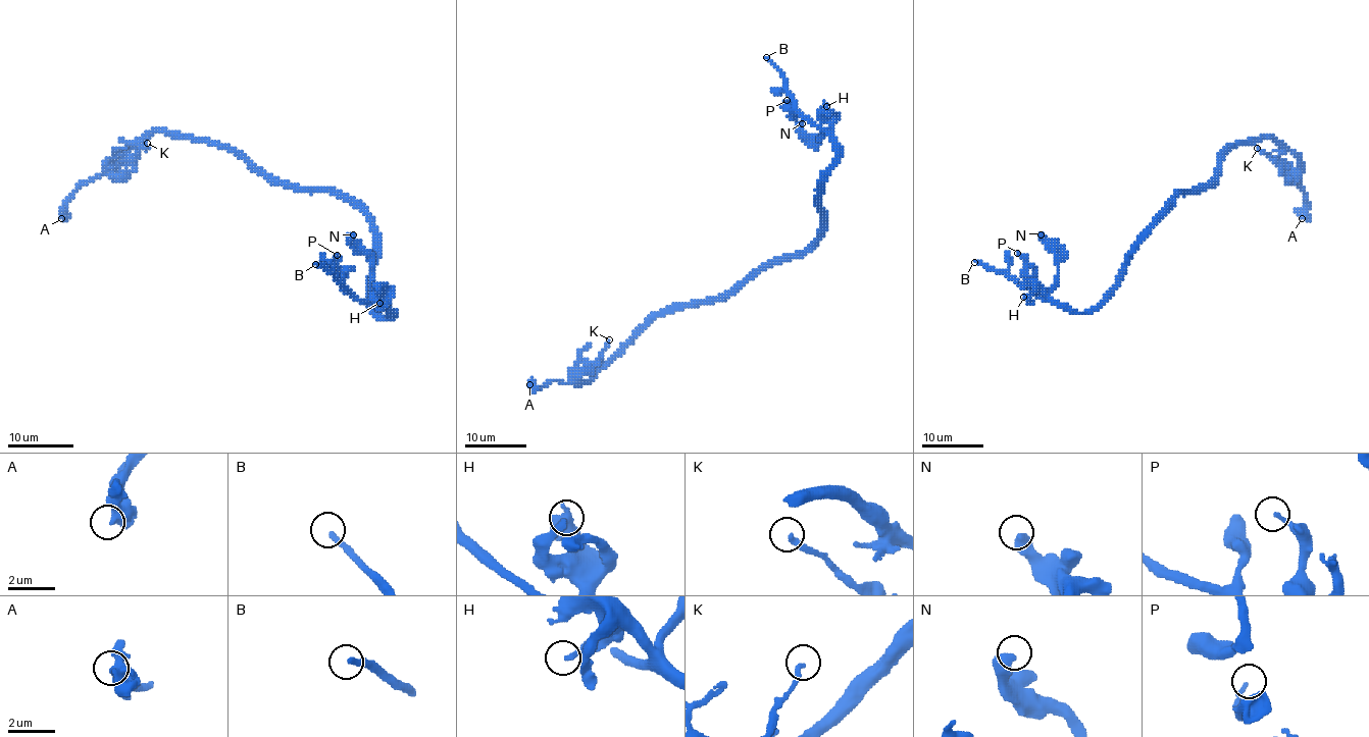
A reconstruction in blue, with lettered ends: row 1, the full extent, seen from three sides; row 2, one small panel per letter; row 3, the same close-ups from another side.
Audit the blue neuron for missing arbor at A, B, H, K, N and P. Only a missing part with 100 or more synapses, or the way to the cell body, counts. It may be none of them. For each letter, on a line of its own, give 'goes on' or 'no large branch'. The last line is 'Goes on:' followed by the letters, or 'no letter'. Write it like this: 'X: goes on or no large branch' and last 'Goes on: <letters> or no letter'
A: no large branch
B: goes on
H: no large branch
K: no large branch
N: no large branch
P: no large branch
Goes on: B

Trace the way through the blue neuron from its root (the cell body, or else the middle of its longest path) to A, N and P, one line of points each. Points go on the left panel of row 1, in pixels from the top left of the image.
A: (323, 189), (292, 189), (256, 172), (231, 151), (165, 133), (147, 133), (105, 172), (84, 181), (61, 218)
N: (323, 189), (353, 202), (371, 225), (372, 307), (388, 319), (371, 258), (351, 243), (353, 234)
P: (323, 189), (353, 202), (371, 225), (372, 307), (388, 319), (379, 306), (363, 304), (343, 284), (337, 255)

